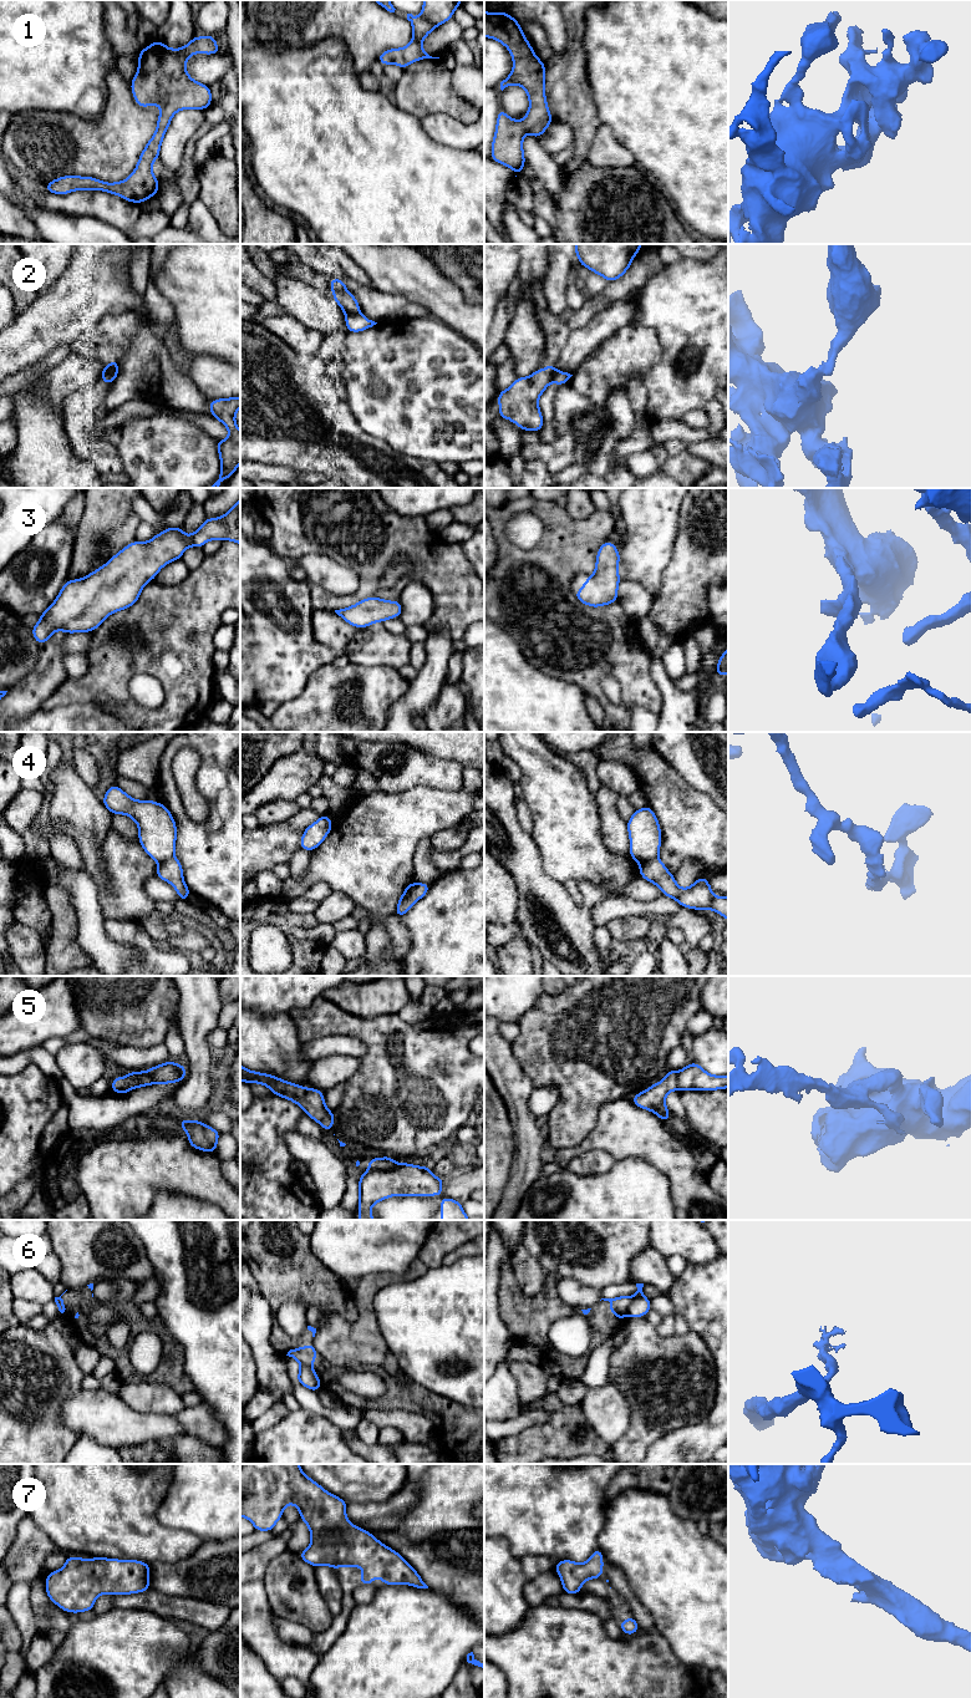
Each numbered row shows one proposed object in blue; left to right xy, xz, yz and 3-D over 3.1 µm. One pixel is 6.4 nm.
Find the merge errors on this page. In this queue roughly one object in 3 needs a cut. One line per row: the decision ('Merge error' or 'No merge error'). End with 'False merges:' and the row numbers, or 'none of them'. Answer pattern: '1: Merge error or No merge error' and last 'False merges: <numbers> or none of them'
1: No merge error
2: Merge error
3: No merge error
4: Merge error
5: Merge error
6: Merge error
7: No merge error
False merges: 2, 4, 5, 6

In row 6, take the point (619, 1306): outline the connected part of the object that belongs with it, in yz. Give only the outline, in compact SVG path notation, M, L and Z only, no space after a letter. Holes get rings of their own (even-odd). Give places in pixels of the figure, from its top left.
M617 1296L615 1298L601 1298L610 1302L610 1313L615 1315L617 1320L622 1320L629 1315L629 1308L632 1302L632 1296ZM600 1300L600 1301L601 1301Z

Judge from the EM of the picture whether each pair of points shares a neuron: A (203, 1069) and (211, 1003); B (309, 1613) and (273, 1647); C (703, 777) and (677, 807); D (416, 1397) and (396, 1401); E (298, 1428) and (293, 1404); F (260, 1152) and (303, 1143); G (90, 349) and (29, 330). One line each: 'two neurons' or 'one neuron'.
A: one neuron
B: two neurons
C: two neurons
D: one neuron
E: two neurons
F: two neurons
G: two neurons

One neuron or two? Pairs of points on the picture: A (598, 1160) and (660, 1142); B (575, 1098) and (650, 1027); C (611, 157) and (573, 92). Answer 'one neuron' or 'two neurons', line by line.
A: two neurons
B: one neuron
C: two neurons

